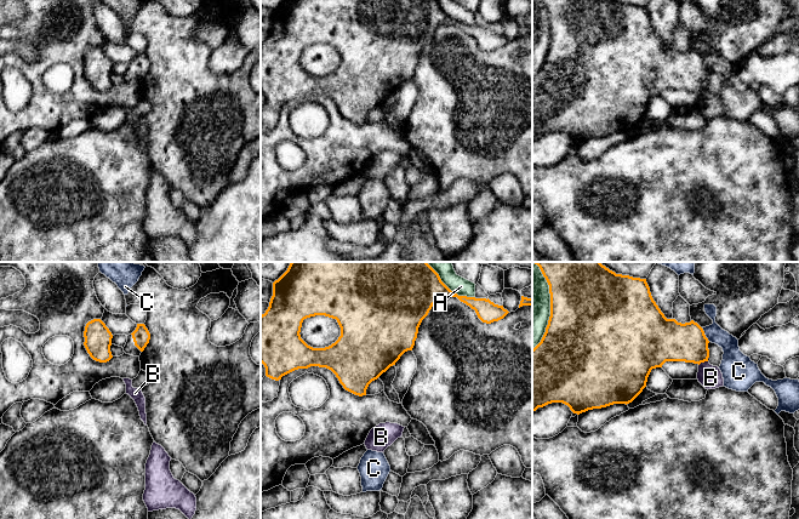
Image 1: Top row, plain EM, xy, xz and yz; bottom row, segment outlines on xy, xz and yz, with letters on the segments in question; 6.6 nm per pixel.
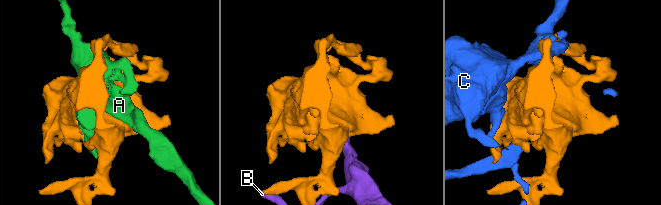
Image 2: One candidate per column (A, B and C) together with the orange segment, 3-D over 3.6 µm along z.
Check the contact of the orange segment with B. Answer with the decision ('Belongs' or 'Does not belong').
Does not belong

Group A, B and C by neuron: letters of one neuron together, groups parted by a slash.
A / B / C

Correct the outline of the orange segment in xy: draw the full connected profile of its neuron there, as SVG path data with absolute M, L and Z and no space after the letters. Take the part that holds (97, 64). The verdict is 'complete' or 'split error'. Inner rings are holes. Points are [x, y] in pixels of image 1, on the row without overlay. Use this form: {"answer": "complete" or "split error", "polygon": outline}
{"answer": "complete", "polygon": "M101 47L86 52L84 65L84 74L93 89L107 91L113 86L110 80L113 63Z"}

